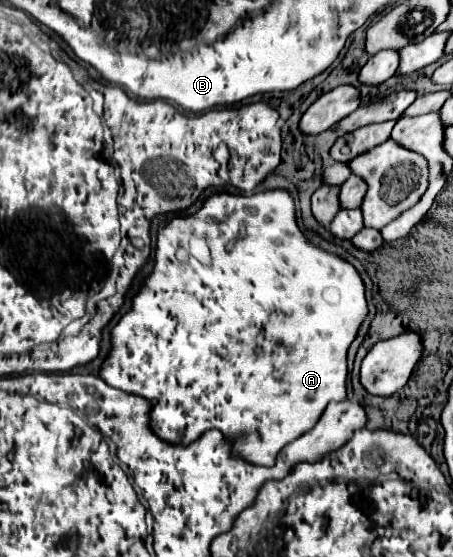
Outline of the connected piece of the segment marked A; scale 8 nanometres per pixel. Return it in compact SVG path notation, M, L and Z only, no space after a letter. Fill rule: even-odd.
M265 189L265 191L255 193L255 195L253 195L253 193L251 193L251 195L247 195L247 193L227 193L227 191L209 195L209 197L203 201L203 205L201 205L201 209L199 209L197 213L187 217L175 216L169 222L167 221L165 226L159 229L154 260L154 269L151 271L151 275L143 279L143 285L141 285L139 293L135 293L133 299L131 299L131 309L129 309L129 311L119 319L119 323L111 329L111 349L109 349L109 355L105 357L105 361L103 361L101 369L99 369L99 377L101 377L105 383L109 383L111 387L117 387L117 389L121 389L121 391L125 391L125 393L133 393L133 395L145 397L147 401L153 401L151 411L149 411L149 419L153 419L153 421L149 421L149 425L151 425L153 433L155 433L157 437L161 437L163 441L167 441L167 443L171 443L171 445L191 445L191 443L193 443L195 439L199 439L207 429L219 429L219 431L223 433L223 437L233 443L233 447L231 447L231 455L233 455L233 457L241 457L241 459L245 459L247 463L253 463L253 465L273 467L277 453L279 453L285 445L289 445L291 441L299 439L301 433L307 433L309 429L313 429L313 425L319 421L319 417L321 417L321 413L323 413L323 409L327 407L329 401L341 401L341 399L347 397L347 363L345 363L345 361L347 361L347 349L349 349L349 345L353 343L353 339L357 337L357 331L359 331L359 327L363 325L363 321L365 321L365 317L367 317L367 313L369 313L369 307L367 307L367 303L365 303L365 299L363 299L363 297L365 297L365 283L363 283L361 275L357 273L357 269L355 269L351 263L347 263L347 261L341 259L339 255L327 253L327 249L321 249L319 245L315 245L315 243L307 237L307 233L299 229L299 225L297 225L297 213L295 213L295 201L293 201L293 197L291 197L291 193L289 193L287 189ZM193 237L195 237L195 239L201 239L201 241L203 241L203 237L205 237L205 243L207 243L207 247L209 247L209 251L211 251L211 263L209 263L209 265L203 265L199 259L195 259L195 257L191 257L191 255L189 255L187 261L181 259L181 257L183 257L181 253L185 253L185 251L179 251L179 247L189 247L189 243L193 243L193 241L191 241Z

